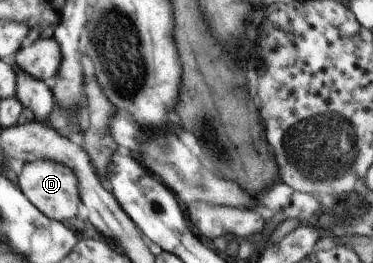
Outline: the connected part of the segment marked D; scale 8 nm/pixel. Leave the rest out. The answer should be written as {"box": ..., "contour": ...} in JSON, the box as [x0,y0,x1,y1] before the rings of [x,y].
{"box":[18,159,83,221],"contour":[[[48,159],[26,163],[18,176],[18,186],[39,211],[43,211],[47,217],[57,221],[69,221],[77,217],[79,205],[83,205],[77,171],[73,171],[65,163],[57,163],[57,161]]]}

